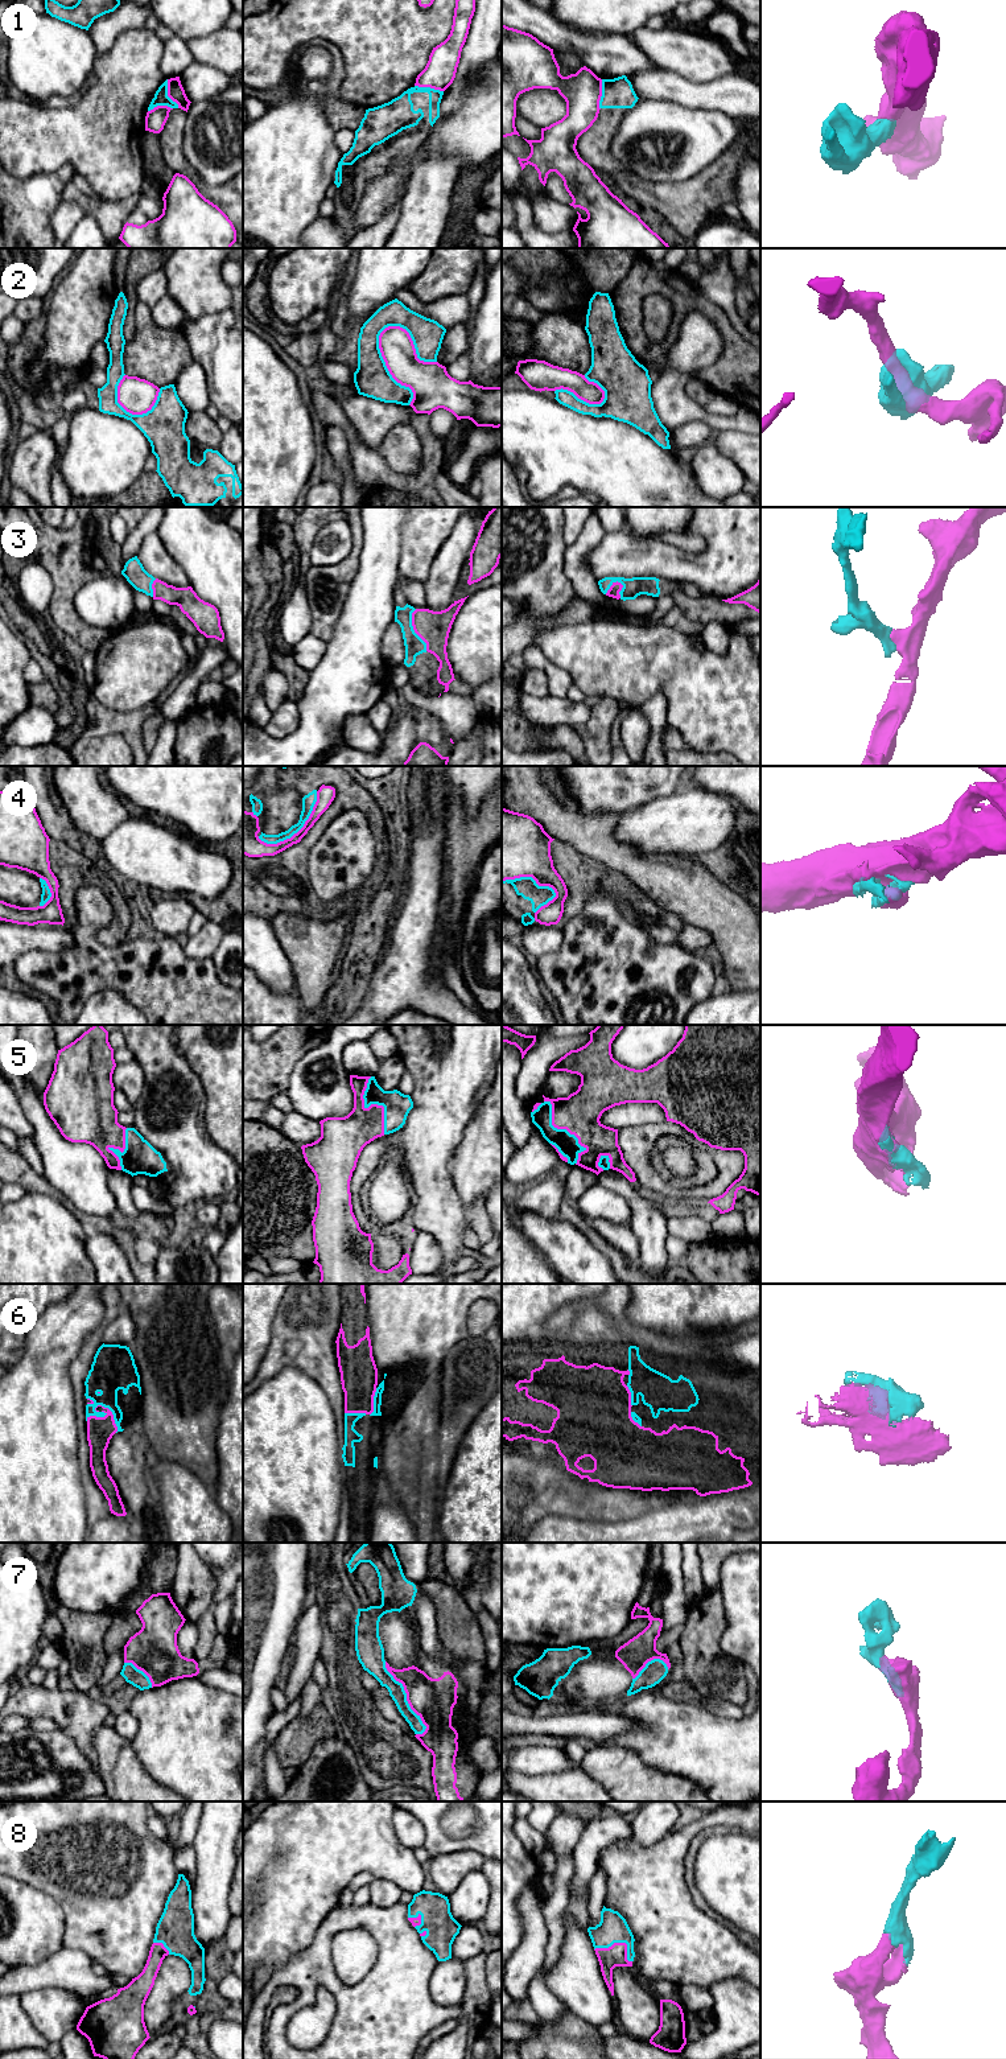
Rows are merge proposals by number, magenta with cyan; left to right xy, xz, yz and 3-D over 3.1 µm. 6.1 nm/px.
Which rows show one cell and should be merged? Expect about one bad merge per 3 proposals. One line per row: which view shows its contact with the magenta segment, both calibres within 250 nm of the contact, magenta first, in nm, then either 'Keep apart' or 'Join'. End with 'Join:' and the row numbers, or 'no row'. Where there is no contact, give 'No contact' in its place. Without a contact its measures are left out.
1: Touches magenta in xy. Thickness 100 nm (magenta) against 90 nm. Keep apart
2: Touches magenta in xz. Thickness 220 nm (magenta) against 220 nm. Keep apart
3: Touches magenta in xz. Thickness 200 nm (magenta) against 120 nm. Join
4: Touches magenta in xz. Thickness 100 nm (magenta) against 80 nm. Keep apart
5: Touches magenta in yz. Thickness 240 nm (magenta) against 130 nm. Join
6: Touches magenta in xy. Thickness 160 nm (magenta) against 220 nm. Join
7: Touches magenta in xz. Thickness 260 nm (magenta) against 100 nm. Join
8: Touches magenta in yz. Thickness 130 nm (magenta) against 180 nm. Join
Join: 3, 5, 6, 7, 8

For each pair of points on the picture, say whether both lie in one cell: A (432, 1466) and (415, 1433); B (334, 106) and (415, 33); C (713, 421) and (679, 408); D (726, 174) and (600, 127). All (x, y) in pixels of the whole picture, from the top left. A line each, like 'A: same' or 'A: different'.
A: same
B: different
C: same
D: same

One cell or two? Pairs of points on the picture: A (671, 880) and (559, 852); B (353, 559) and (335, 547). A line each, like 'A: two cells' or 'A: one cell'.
A: two cells
B: two cells

